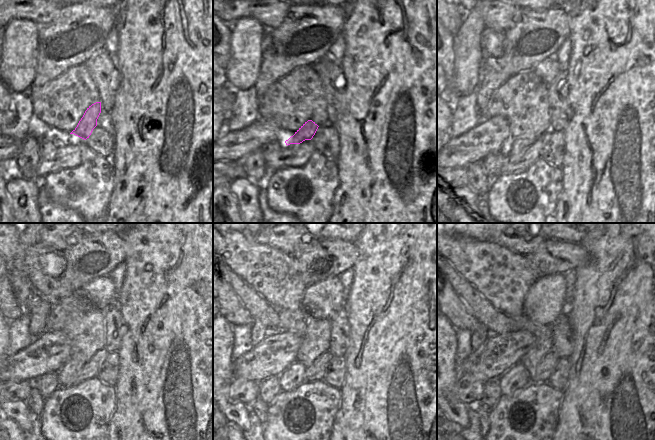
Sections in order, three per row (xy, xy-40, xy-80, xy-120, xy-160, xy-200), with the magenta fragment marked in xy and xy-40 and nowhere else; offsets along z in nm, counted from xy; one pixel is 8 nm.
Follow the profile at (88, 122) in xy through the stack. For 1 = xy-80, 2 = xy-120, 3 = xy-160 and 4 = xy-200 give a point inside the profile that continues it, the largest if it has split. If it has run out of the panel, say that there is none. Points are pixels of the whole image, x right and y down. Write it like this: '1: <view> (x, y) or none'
1: xy-80 (517, 144)
2: xy-120 (66, 376)
3: xy-160 (293, 376)
4: xy-200 (516, 378)

